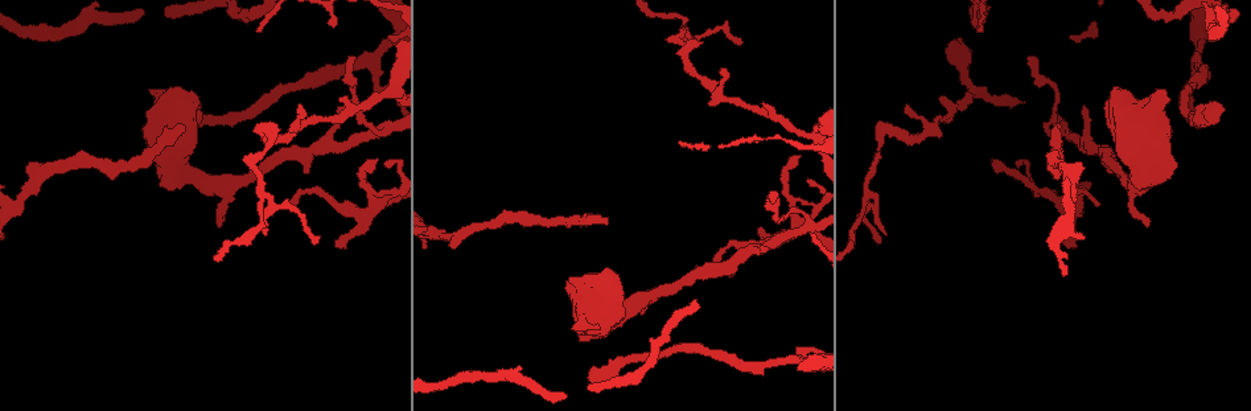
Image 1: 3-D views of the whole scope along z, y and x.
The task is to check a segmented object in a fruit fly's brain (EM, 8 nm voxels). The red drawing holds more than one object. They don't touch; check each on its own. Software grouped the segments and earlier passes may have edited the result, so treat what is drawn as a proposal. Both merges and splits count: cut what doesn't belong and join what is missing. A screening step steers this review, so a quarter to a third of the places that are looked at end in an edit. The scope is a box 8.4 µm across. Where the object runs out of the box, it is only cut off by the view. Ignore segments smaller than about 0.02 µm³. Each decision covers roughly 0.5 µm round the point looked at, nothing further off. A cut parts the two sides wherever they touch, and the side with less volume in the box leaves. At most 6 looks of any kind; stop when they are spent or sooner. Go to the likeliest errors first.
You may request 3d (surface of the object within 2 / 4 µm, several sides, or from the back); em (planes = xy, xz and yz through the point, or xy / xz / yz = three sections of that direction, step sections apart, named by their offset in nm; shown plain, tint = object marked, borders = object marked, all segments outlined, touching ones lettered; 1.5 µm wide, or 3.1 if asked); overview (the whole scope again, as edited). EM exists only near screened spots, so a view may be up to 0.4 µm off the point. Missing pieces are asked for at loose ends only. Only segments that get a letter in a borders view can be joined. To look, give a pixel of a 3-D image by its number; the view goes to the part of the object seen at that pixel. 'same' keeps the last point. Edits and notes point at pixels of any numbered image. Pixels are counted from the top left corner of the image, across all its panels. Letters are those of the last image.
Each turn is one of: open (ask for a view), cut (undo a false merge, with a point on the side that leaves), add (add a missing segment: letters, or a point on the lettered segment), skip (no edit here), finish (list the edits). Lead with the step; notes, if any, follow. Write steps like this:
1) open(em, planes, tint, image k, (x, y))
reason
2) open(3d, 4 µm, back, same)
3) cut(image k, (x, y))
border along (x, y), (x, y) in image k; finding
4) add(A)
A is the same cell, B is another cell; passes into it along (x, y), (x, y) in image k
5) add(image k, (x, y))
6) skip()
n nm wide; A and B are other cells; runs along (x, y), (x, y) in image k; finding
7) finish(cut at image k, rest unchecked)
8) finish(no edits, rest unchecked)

open(3d, 2 µm, image 1, (608, 222))
long arm stops here

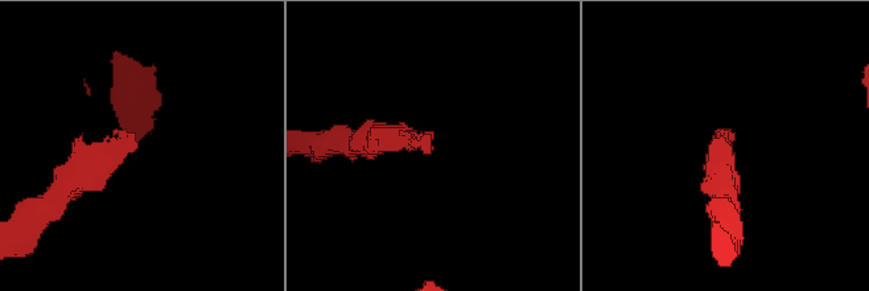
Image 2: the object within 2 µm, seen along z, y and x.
open(em, yz, step 8, tint, image 2, (734, 136))
now the EM

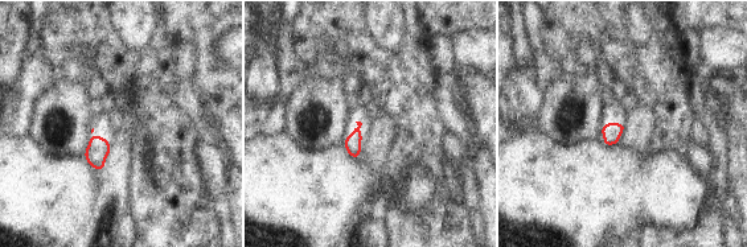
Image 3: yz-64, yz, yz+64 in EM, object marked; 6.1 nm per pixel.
open(em, yz, step 8, borders, same)
see the neighbours

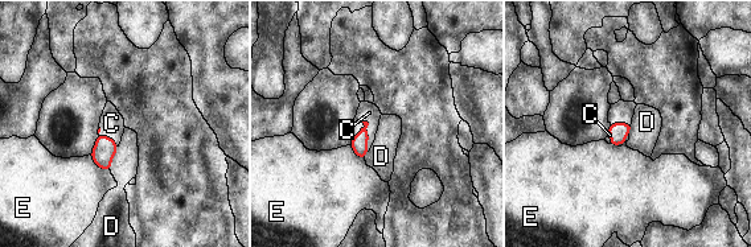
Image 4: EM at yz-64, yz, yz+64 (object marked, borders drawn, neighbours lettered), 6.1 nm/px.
add(image 4, (369, 112))
100 nm wide; C is the same cell, D and E are other cells; the neuron continues

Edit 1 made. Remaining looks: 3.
open(3d, 2 µm, image 1, (339, 244))
branch stops here

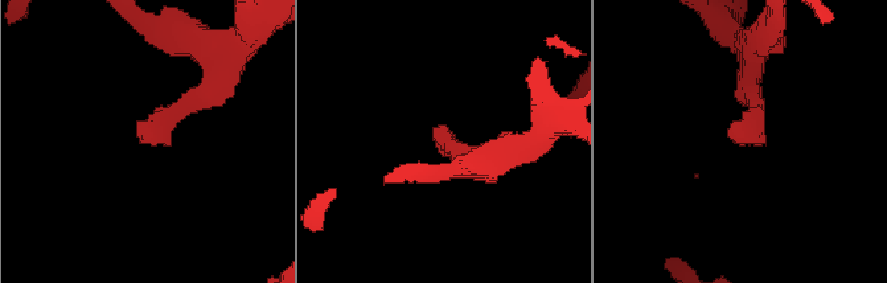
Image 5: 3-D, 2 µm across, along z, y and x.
open(em, yz, step 4, tint, image 5, (727, 135))

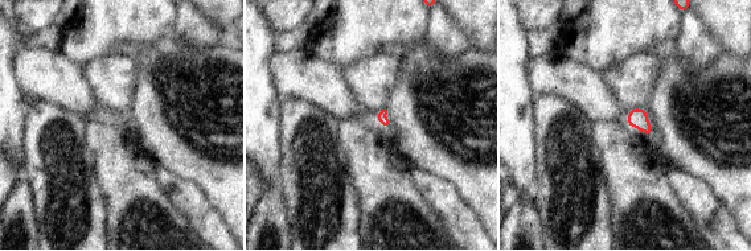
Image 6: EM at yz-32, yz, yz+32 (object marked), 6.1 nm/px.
open(em, yz, step 4, borders, same)
what lies round it

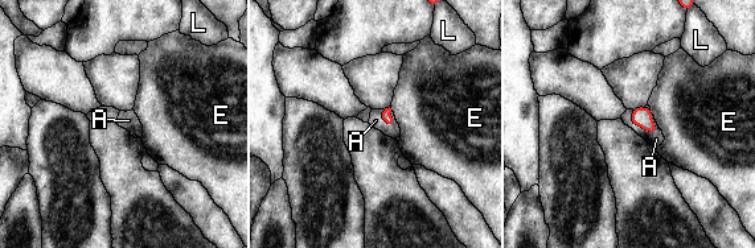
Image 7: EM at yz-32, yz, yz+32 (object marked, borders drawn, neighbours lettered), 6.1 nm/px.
add(image 7, (656, 139))
A is the same cell, E and L are other cells; passes into it along (641, 116), (639, 125), (656, 139) in image 7; it goes on there

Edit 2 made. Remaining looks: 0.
finish(add at image 4, add at image 7, rest unchecked)

